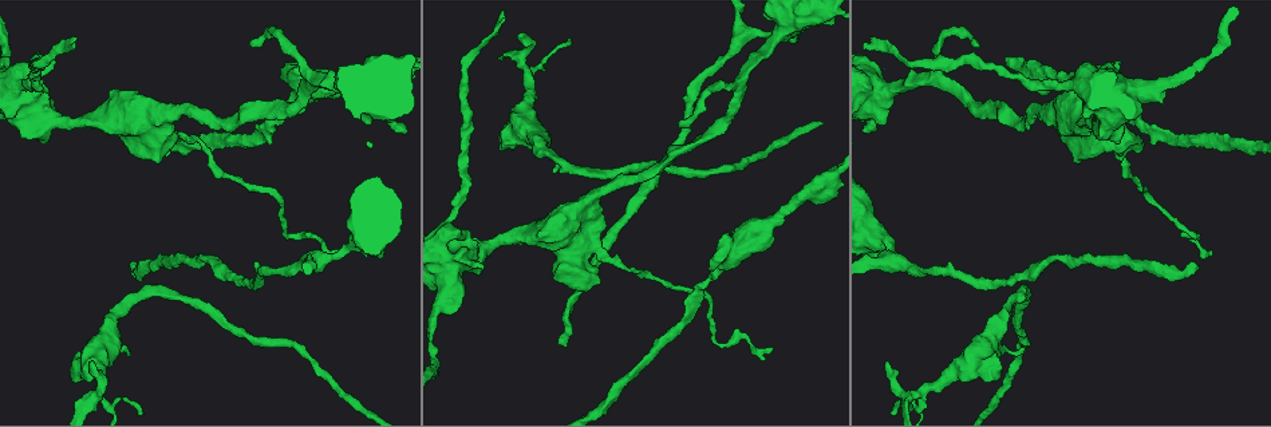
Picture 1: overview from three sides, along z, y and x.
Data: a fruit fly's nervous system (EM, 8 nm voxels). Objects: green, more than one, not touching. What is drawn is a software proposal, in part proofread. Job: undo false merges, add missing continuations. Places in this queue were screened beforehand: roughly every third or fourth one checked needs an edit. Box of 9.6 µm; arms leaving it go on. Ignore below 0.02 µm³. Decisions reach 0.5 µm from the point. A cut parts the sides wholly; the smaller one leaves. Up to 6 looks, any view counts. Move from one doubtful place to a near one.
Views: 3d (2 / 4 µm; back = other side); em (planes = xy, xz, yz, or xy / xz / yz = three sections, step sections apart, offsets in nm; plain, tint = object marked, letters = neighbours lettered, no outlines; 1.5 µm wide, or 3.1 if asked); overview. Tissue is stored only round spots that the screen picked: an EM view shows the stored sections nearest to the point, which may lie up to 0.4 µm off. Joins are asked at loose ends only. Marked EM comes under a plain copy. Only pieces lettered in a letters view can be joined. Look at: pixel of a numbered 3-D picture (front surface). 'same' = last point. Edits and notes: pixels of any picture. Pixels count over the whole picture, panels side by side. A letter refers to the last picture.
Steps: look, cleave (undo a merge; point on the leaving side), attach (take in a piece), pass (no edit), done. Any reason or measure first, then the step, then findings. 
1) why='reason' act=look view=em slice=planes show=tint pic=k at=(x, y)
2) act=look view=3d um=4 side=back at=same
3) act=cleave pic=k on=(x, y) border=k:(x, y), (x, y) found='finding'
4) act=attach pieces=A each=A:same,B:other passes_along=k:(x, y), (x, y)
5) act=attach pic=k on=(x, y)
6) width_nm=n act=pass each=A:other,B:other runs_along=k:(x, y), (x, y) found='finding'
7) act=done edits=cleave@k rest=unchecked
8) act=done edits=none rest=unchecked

why='thick turns thin' act=look view=3d um=2 side=back pic=1 at=(1070, 82)

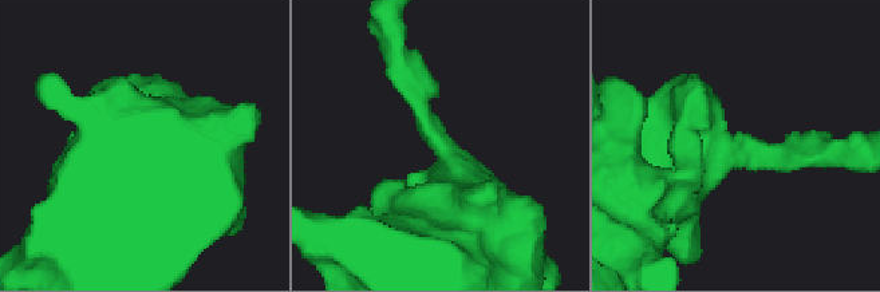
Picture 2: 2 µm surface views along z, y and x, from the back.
arm_widths_nm=200,550 act=look view=em slice=planes show=letters pic=2 at=(447, 145)

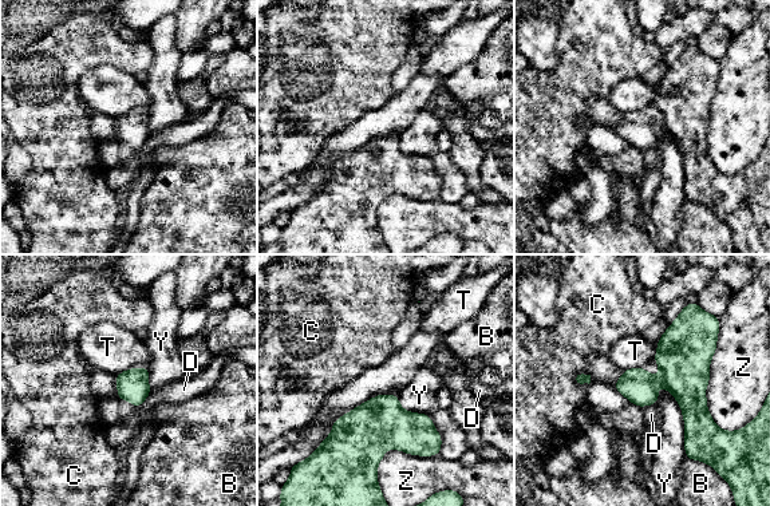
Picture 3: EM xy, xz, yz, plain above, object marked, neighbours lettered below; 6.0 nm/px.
act=pass each=B:other,C:other,D:other,T:other,Y:other,Z:other border=3:(387, 392), (340, 415), (319, 445) found='all the same neuron'

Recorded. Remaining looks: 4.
why='free end' act=look view=em slice=xy step=8 show=tint pic=1 at=(557, 343)

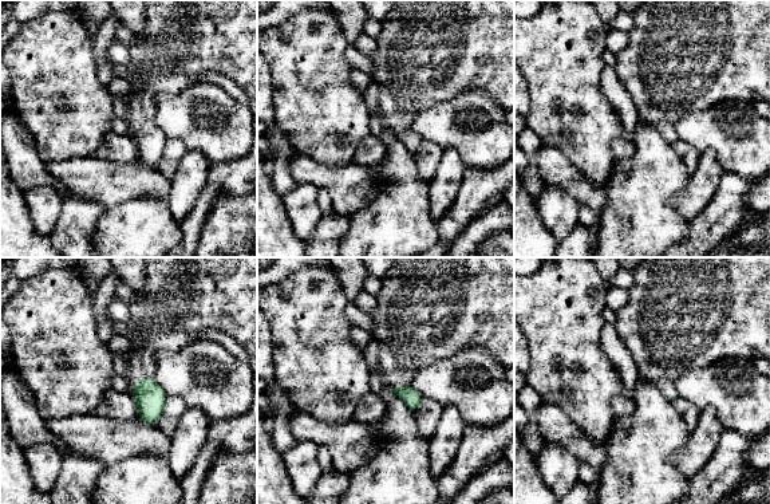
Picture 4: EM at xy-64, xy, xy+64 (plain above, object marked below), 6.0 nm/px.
why='another direction' act=look view=em slice=planes show=tint at=same

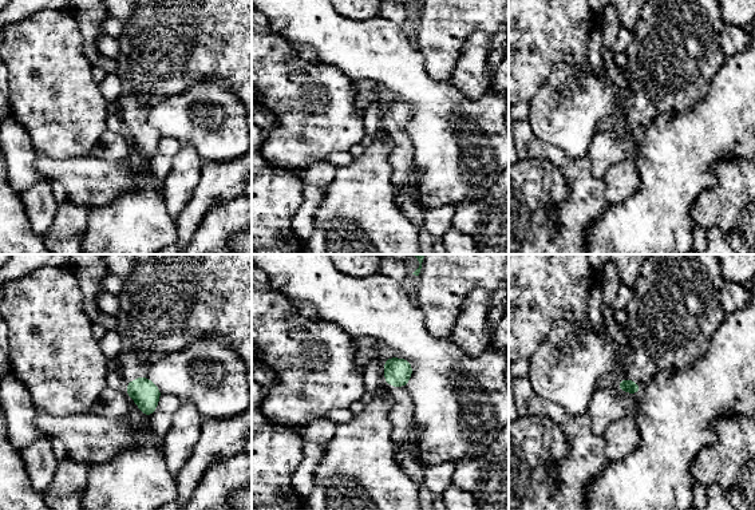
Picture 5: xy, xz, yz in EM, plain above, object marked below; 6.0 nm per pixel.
why='see the neighbours' act=look view=em slice=planes show=letters at=same

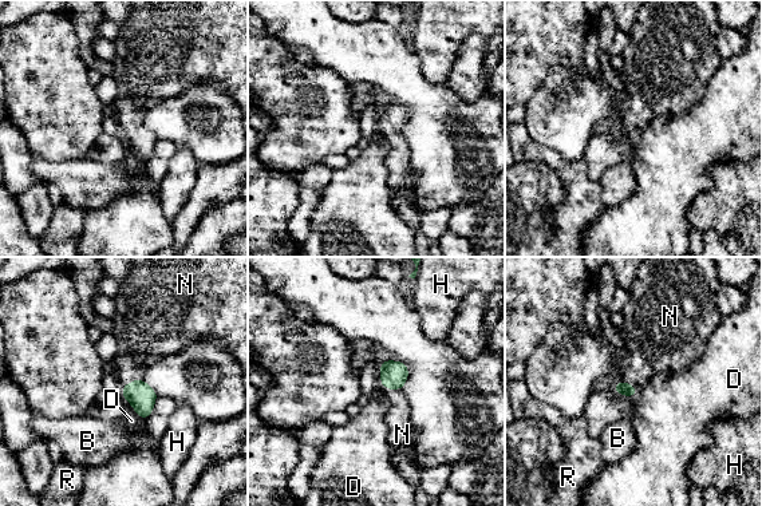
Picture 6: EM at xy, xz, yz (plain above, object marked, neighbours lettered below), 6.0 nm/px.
act=attach pieces=N each=B:other,D:other,H:other,N:same,R:other found='the neuron continues'

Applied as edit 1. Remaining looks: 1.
act=done edits=attach@6 rest=unchecked

